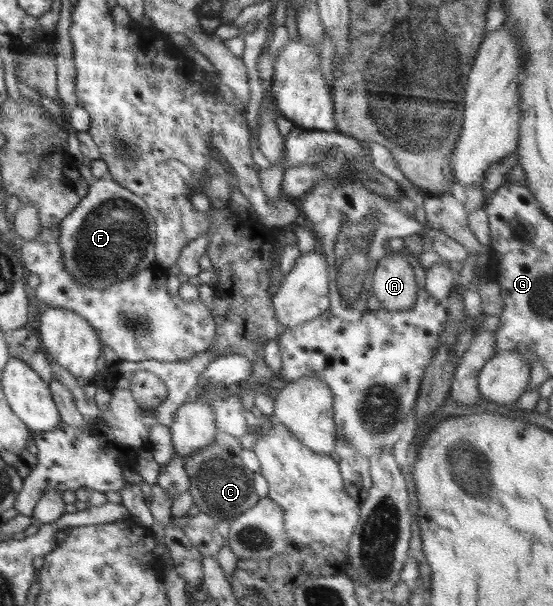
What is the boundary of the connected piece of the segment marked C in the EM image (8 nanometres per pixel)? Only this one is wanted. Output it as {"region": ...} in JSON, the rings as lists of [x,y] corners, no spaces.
{"region":[[[217,431],[212,444],[195,450],[185,460],[186,472],[191,479],[187,491],[192,495],[193,504],[209,516],[224,516],[232,520],[234,516],[252,508],[260,499],[252,482],[256,473],[244,466],[240,458],[242,449],[239,437]]]}

